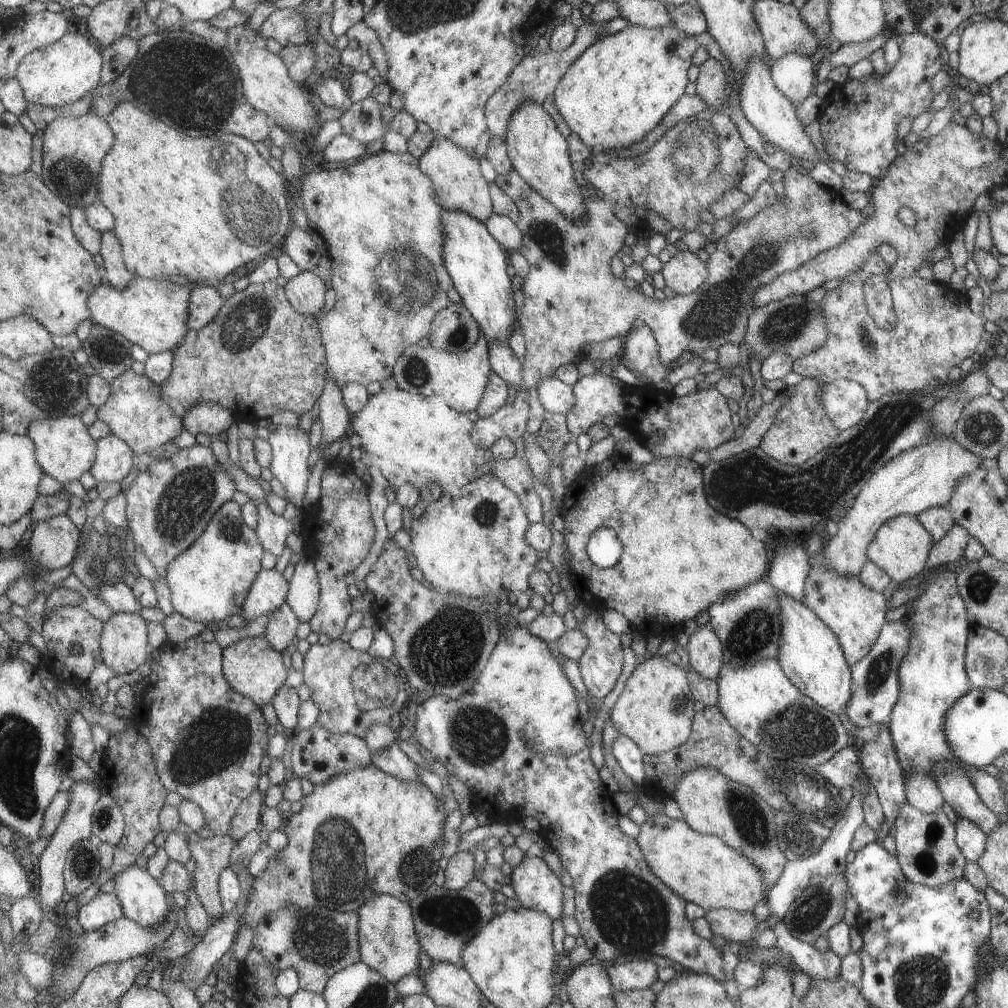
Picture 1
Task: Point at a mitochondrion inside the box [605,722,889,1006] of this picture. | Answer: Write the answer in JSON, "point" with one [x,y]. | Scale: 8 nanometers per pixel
{"point":[790,785]}

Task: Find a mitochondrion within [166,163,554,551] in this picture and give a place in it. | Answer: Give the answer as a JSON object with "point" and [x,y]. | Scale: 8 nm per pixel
{"point":[400,281]}

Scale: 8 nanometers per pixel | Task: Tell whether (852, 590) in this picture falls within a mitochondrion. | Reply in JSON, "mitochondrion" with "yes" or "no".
{"mitochondrion":"no"}

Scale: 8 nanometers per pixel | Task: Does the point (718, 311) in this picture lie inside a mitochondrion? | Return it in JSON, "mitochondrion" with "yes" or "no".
{"mitochondrion":"yes"}

